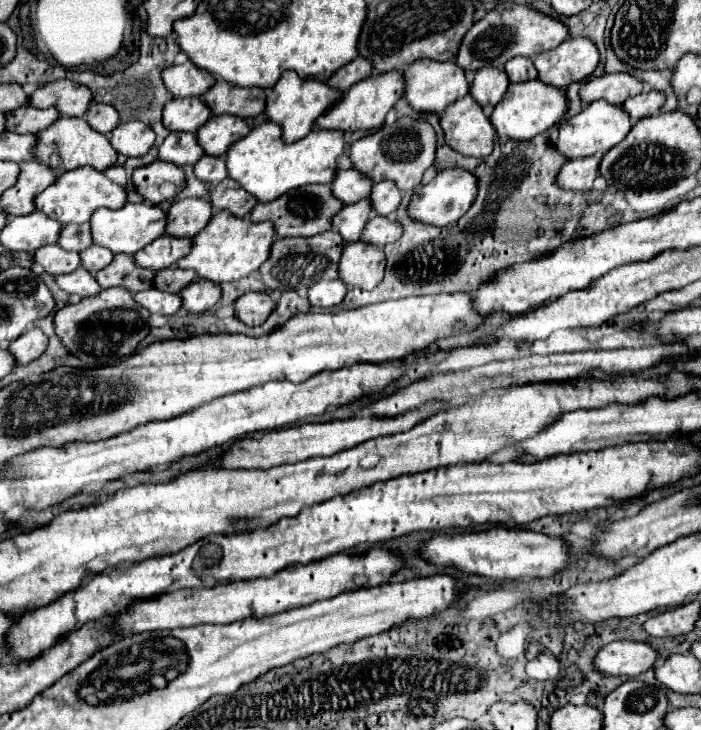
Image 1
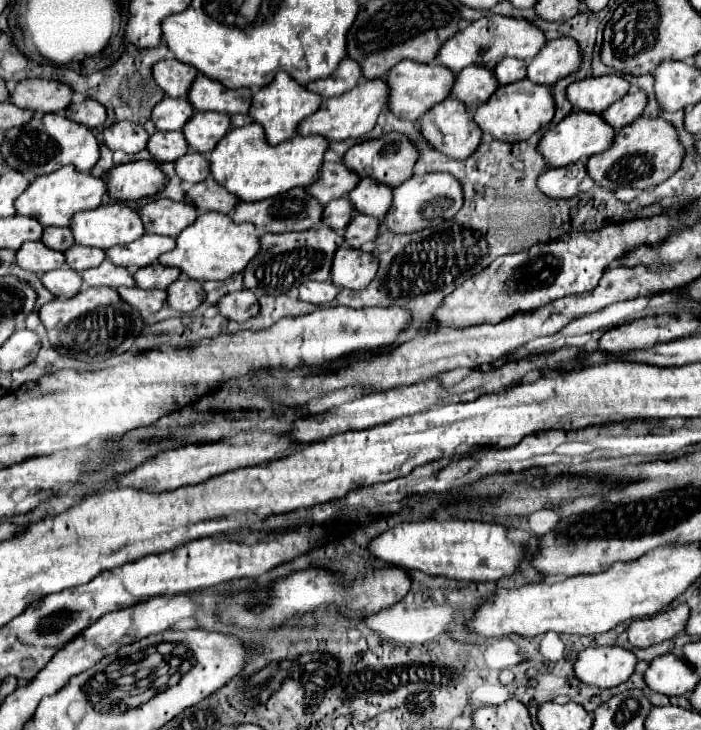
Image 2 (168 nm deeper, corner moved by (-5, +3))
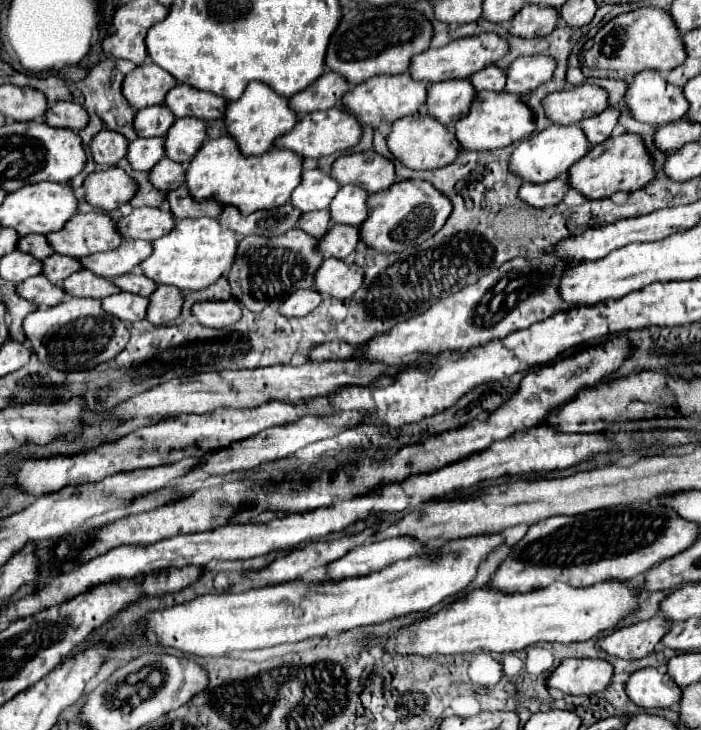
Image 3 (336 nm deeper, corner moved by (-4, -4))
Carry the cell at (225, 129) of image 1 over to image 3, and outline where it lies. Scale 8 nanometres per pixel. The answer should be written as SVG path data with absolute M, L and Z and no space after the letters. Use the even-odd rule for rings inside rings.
M194 118L174 120L174 124L168 128L164 136L164 154L166 158L186 166L192 160L194 152L198 152L198 148L206 140L208 140L206 128L202 120Z

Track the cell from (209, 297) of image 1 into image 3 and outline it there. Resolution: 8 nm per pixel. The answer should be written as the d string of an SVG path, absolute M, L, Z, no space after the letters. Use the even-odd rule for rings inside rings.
M160 284L152 294L150 294L150 300L148 300L148 322L150 324L170 324L178 318L180 310L182 310L182 292L178 292L178 288L170 288L170 286L164 286Z

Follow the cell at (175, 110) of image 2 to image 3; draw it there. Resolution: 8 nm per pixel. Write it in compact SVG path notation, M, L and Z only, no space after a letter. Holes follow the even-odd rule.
M148 106L144 110L138 110L134 116L134 130L139 137L154 138L164 137L166 128L174 122L174 116L170 116L170 110L166 106Z

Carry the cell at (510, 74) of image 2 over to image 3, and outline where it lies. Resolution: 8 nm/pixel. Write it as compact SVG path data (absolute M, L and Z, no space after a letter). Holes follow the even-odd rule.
M488 66L488 68L474 72L468 80L470 80L470 84L474 86L476 92L482 92L482 90L502 92L504 84L506 84L506 74L504 74L504 70L500 70L496 66Z

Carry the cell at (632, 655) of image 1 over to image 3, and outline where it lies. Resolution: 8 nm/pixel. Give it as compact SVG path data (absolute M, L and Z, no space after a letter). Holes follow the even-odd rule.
M566 658L546 678L546 688L556 688L564 694L582 696L602 692L612 678L612 666L606 660Z

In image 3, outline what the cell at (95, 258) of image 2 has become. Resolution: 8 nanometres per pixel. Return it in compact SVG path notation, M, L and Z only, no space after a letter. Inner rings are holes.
M52 254L42 260L42 274L56 286L62 286L62 280L70 276L70 272L78 272L78 260L70 260L58 254Z

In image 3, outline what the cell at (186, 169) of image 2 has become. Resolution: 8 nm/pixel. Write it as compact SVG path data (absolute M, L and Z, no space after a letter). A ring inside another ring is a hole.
M162 158L150 170L150 184L160 192L170 192L170 190L182 186L184 184L184 166Z

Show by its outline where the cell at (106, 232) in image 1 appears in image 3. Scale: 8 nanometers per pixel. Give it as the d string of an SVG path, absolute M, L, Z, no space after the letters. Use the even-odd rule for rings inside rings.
M102 212L72 216L62 230L46 234L46 240L56 254L70 258L106 252L118 248L122 242L114 222L108 220L108 216Z

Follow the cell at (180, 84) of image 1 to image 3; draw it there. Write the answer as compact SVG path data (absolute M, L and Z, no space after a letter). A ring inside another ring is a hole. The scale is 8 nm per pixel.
M144 64L126 74L122 82L122 96L136 110L162 104L166 92L174 88L174 78L156 64Z

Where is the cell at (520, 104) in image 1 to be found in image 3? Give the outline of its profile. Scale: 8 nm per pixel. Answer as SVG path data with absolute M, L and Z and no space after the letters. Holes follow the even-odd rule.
M478 92L470 106L470 112L454 124L454 136L462 150L496 150L510 146L534 132L534 118L530 108L520 100L518 94L508 92Z

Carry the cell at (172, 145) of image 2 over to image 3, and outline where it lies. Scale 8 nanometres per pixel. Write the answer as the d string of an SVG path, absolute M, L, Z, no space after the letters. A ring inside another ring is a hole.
M136 138L134 142L128 144L126 158L134 170L148 172L162 158L162 140L160 138L158 140Z

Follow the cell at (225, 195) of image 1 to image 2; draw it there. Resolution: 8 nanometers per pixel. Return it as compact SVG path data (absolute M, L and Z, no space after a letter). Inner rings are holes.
M207 177L199 185L191 187L187 191L187 199L195 203L201 211L219 211L219 213L233 213L235 205L239 203L239 197L227 193L223 185L219 185L213 177Z

